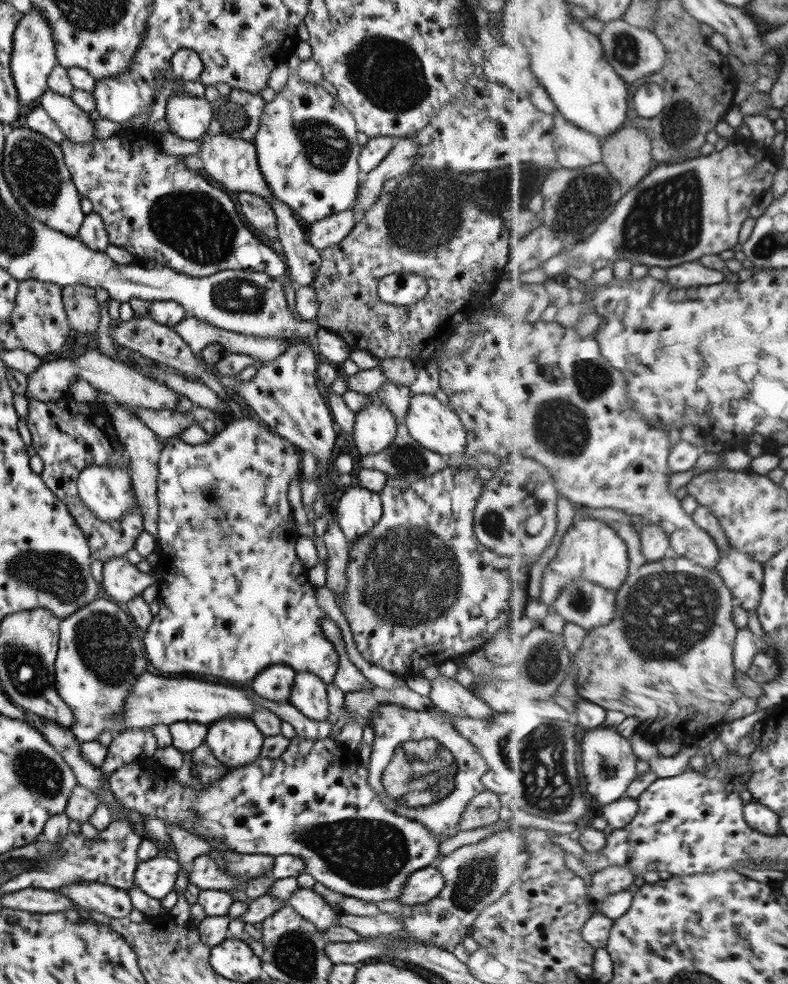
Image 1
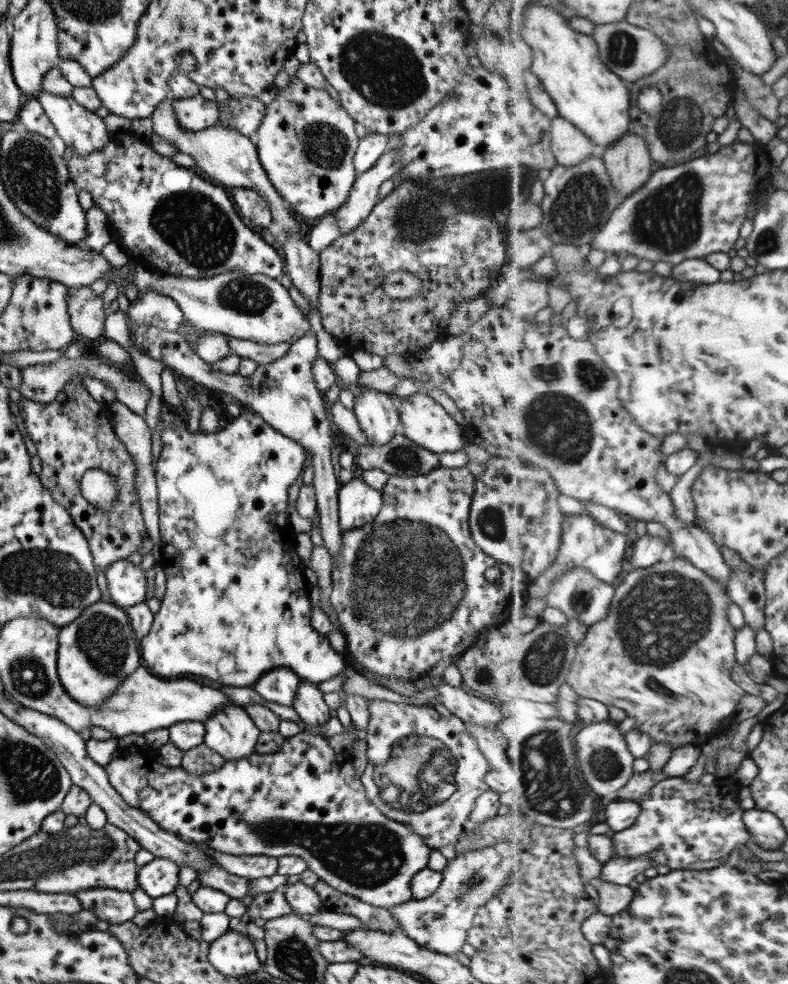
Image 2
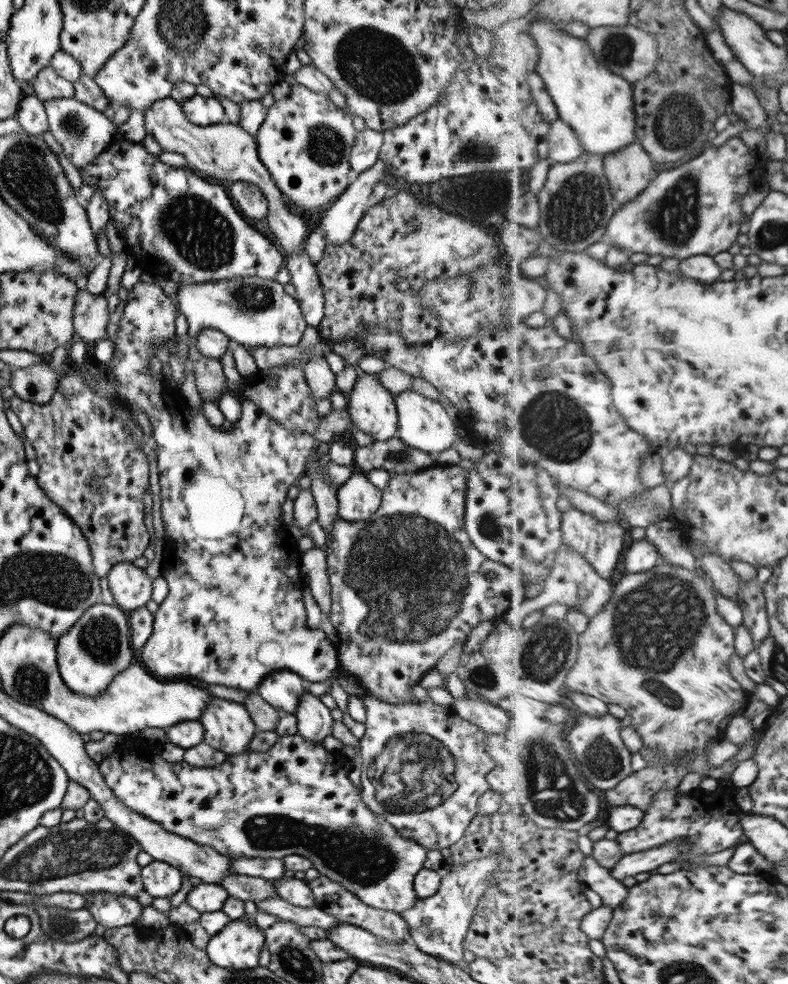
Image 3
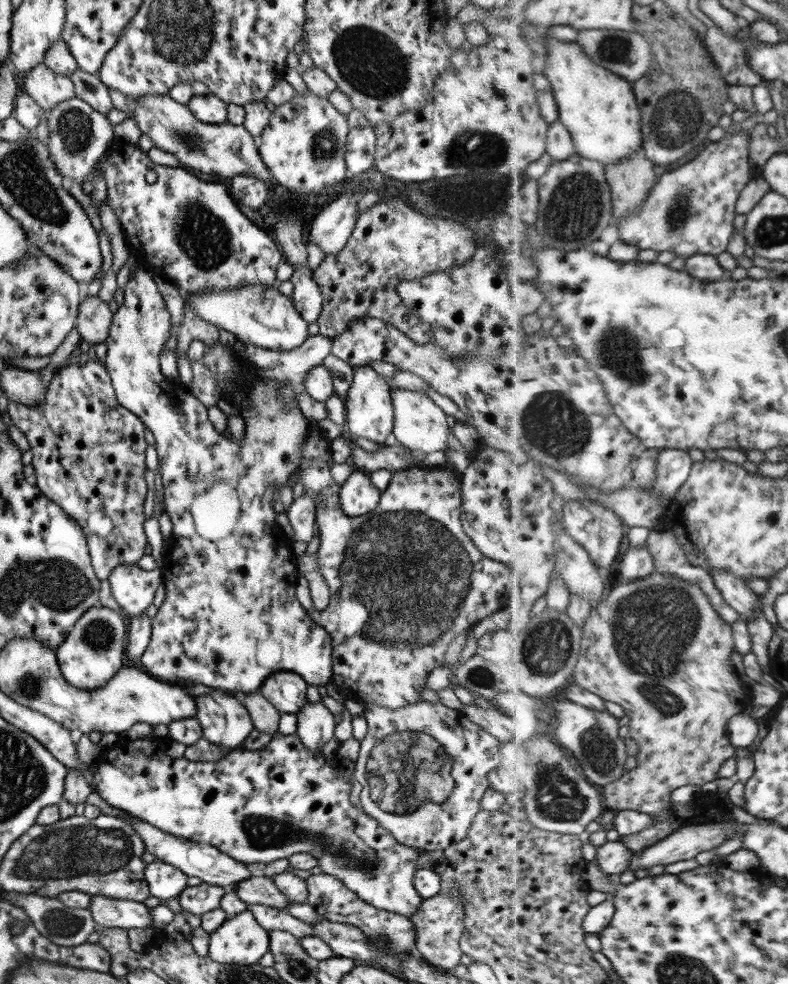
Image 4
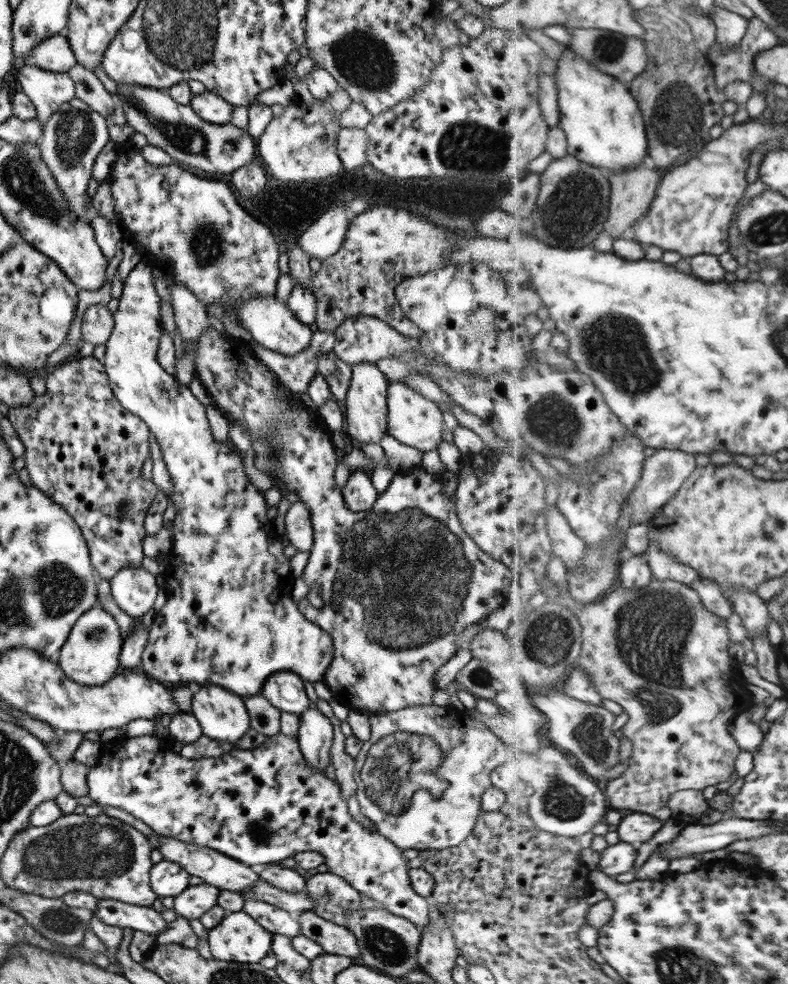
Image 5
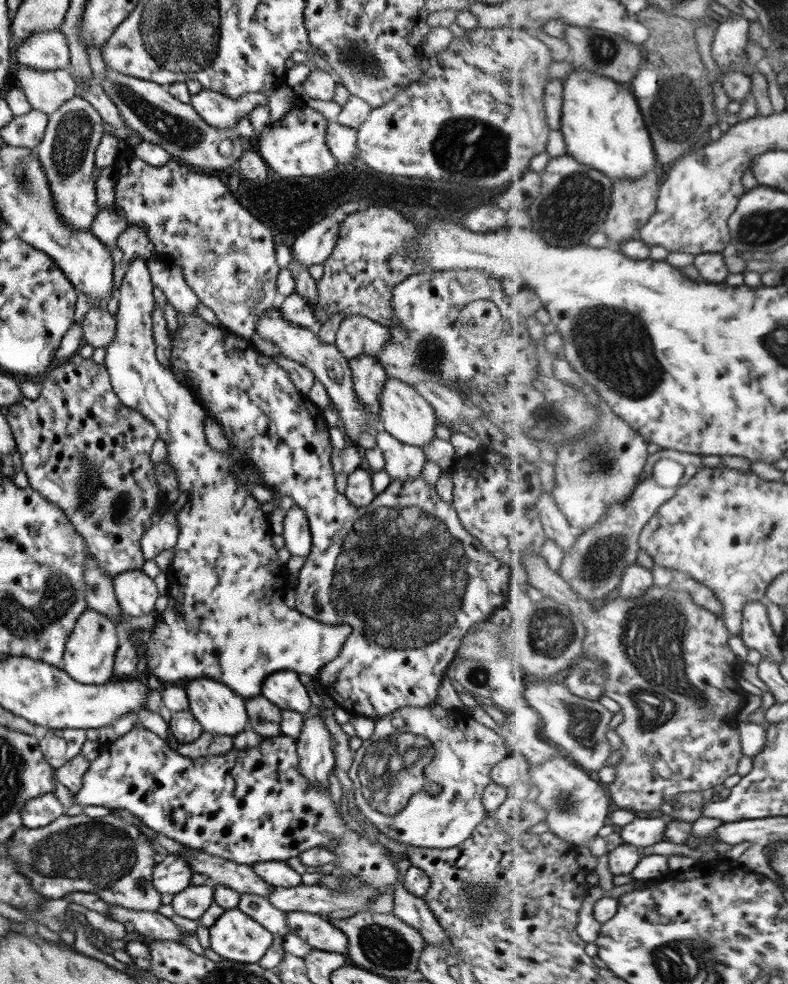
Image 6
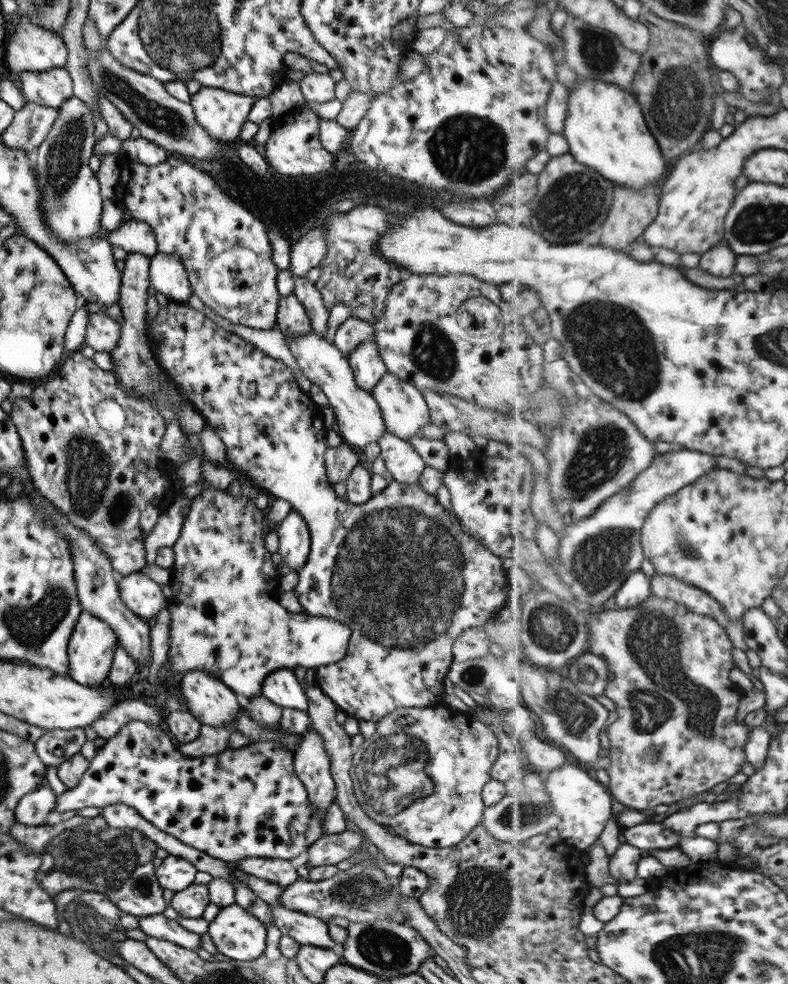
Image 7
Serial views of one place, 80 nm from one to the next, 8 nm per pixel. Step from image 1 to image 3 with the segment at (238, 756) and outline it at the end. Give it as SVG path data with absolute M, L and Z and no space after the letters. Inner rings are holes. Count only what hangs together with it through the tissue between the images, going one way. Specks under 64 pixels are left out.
M211 697L206 707L201 711L198 721L202 724L203 742L224 752L227 755L239 754L249 750L253 734L257 731L255 725L242 703Z

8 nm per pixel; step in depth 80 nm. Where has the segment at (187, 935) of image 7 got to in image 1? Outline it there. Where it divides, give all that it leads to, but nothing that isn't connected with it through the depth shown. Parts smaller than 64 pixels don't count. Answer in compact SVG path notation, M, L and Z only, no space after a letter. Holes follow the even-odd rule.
M74 882L57 892L72 900L77 908L101 912L109 918L125 918L132 908L126 891L98 882Z

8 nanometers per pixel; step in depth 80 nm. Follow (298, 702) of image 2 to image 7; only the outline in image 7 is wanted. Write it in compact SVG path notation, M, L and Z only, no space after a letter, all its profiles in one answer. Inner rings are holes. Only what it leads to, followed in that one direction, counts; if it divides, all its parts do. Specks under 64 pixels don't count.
M309 726L307 733L300 736L299 742L292 753L292 771L305 787L310 808L326 812L334 799L335 791L323 741L317 735L317 731Z

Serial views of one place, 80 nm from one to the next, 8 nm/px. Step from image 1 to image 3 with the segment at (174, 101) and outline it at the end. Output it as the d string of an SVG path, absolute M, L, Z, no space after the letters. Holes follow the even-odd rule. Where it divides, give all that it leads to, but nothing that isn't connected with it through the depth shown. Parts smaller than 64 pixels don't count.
M195 94L181 104L181 110L191 125L207 126L225 121L223 108L213 96L207 98Z

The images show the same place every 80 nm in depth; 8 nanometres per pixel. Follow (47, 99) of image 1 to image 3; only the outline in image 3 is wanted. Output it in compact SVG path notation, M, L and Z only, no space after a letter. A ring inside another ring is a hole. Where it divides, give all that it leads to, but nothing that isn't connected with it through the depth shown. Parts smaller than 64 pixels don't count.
M75 97L55 98L46 100L42 104L47 118L48 132L52 135L53 146L60 147L60 152L66 156L67 160L79 171L80 168L87 166L100 152L103 152L112 142L112 137L116 131L116 126L111 124L101 112L93 110L89 106L78 102Z

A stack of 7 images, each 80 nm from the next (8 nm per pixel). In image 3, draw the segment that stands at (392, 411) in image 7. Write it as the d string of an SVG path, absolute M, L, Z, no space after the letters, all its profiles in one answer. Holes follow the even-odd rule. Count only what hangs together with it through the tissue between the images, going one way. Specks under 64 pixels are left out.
M403 391L393 396L396 408L396 434L395 436L407 446L421 450L427 454L440 453L451 447L458 438L456 423L451 421L445 409L438 402L425 398L415 391Z

